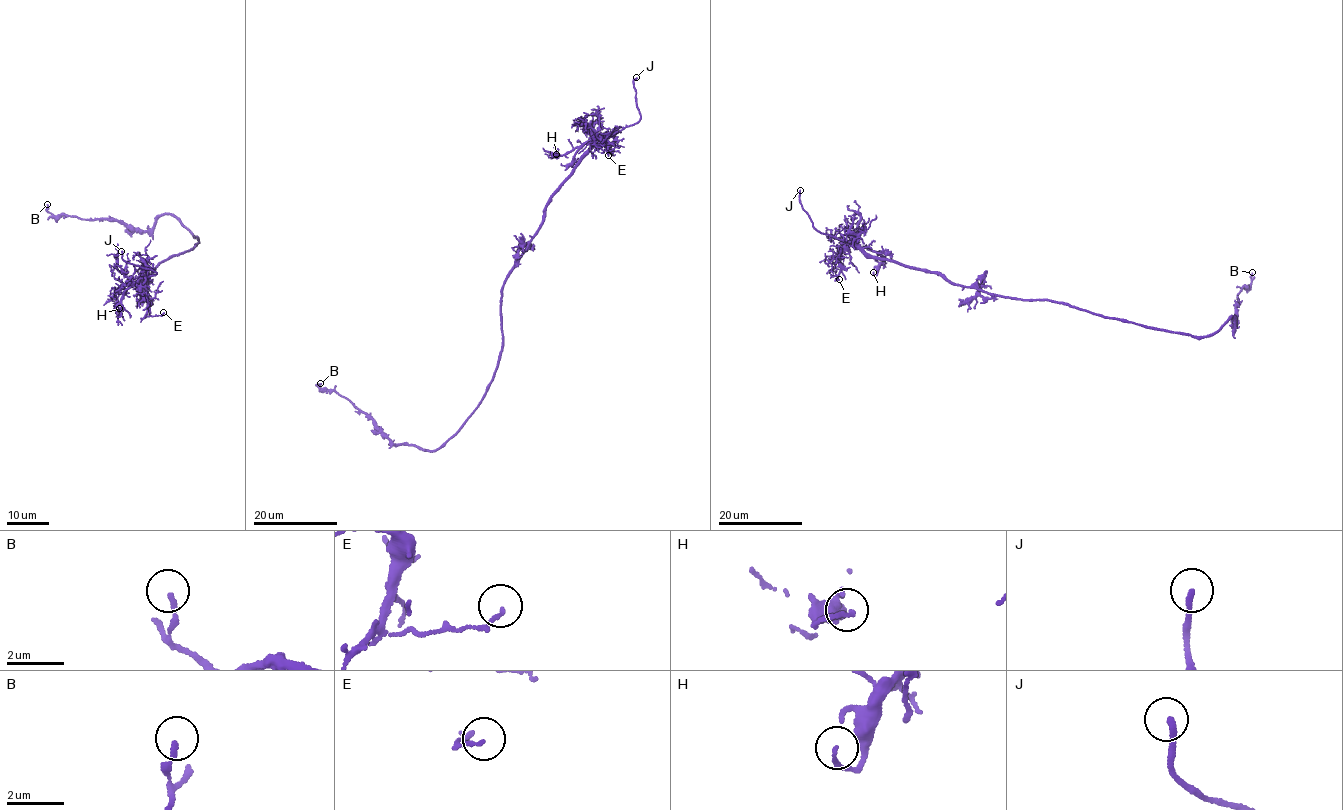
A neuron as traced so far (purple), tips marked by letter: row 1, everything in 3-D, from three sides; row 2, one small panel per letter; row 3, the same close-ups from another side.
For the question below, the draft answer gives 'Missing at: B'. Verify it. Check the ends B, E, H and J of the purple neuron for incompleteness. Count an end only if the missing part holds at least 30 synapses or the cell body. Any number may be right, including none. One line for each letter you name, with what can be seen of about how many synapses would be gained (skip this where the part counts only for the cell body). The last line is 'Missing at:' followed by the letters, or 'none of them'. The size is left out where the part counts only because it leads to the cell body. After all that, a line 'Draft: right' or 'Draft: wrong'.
Missing at: J
Draft: wrong

